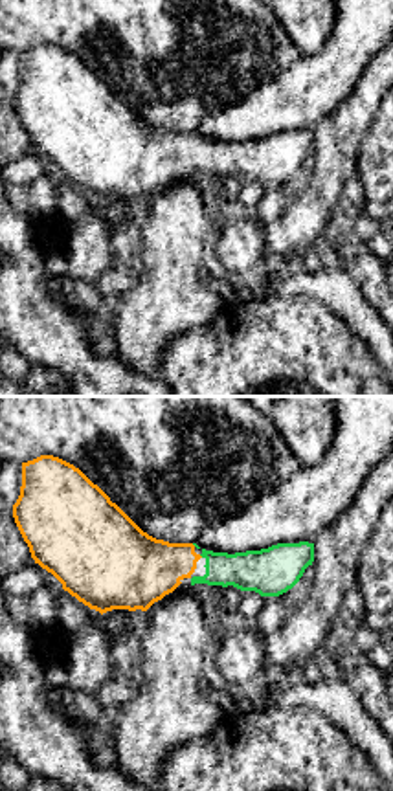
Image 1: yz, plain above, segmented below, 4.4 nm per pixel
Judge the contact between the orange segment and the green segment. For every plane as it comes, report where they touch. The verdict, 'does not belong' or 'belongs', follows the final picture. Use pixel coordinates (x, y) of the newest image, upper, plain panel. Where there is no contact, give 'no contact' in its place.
no contact

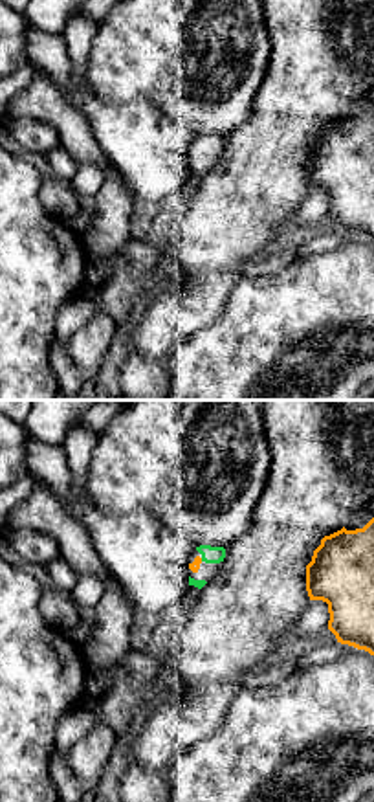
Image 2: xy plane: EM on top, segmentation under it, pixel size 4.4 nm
no contact

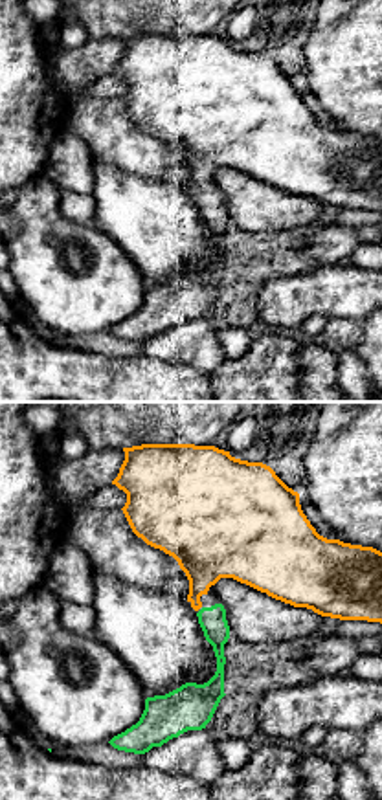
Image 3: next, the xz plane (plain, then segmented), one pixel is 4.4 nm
no contact

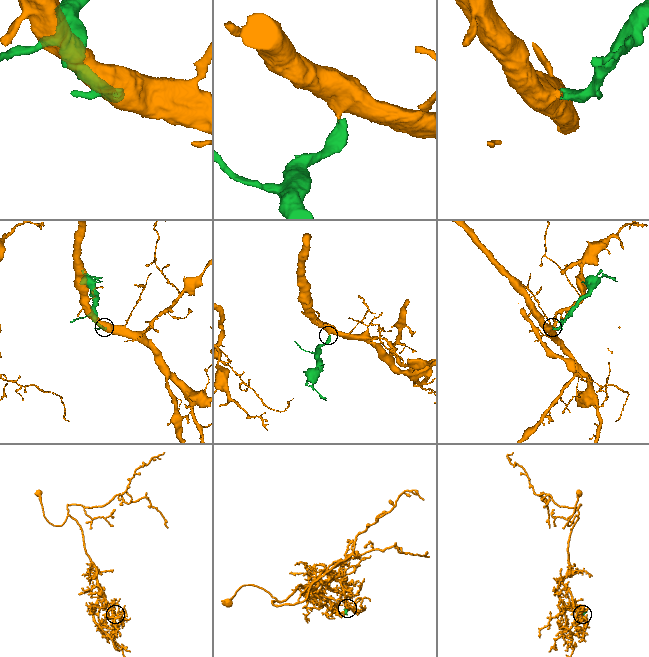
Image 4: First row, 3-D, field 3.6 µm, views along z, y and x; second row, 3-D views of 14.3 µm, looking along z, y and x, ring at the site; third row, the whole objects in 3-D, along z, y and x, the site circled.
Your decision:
belongs

